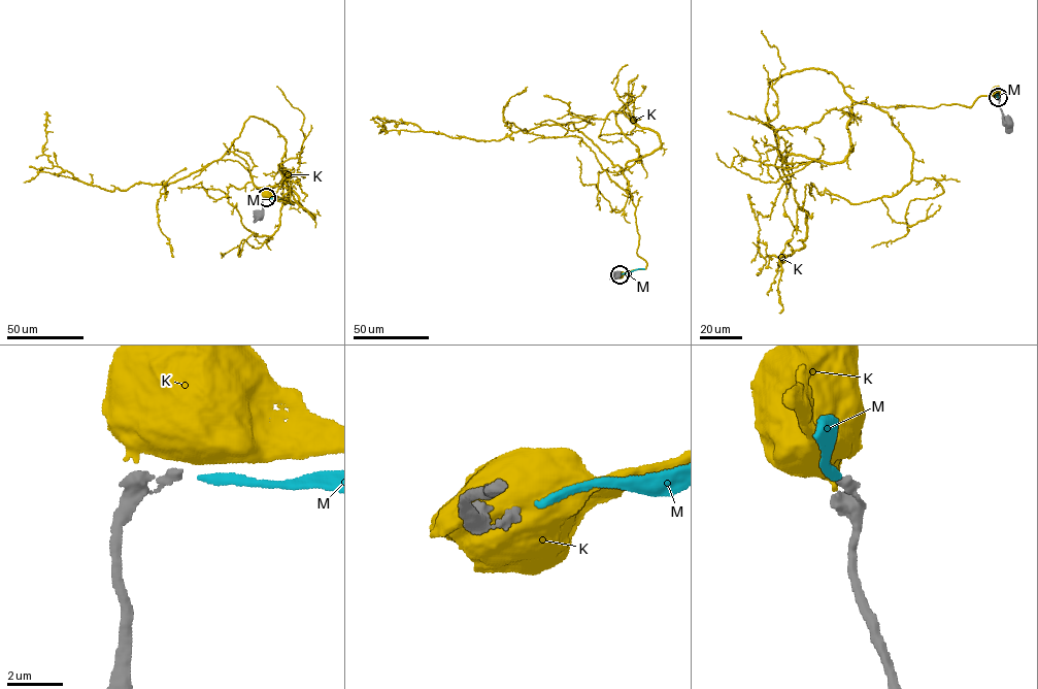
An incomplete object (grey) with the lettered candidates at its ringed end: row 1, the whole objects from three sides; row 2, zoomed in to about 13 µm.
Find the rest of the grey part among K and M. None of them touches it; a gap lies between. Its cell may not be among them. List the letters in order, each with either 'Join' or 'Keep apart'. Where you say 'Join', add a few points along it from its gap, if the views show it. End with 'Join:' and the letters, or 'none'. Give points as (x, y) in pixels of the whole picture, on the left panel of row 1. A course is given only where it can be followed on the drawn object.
K: Keep apart
M: Join. Its course: (267, 198), (291, 204)
Join: M

